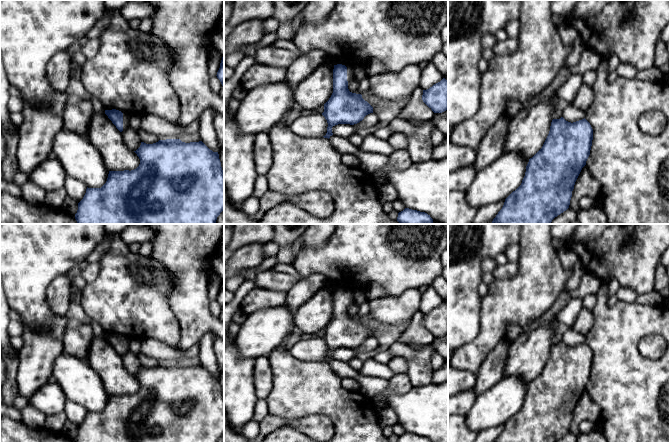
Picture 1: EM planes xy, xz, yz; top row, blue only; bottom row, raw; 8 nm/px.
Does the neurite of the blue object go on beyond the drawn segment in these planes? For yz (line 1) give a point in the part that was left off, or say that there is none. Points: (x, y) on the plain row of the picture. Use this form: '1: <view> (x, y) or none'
1: none

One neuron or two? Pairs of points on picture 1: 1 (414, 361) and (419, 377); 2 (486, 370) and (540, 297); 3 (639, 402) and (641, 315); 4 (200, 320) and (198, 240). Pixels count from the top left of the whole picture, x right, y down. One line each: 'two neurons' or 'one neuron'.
1: one neuron
2: two neurons
3: one neuron
4: one neuron

